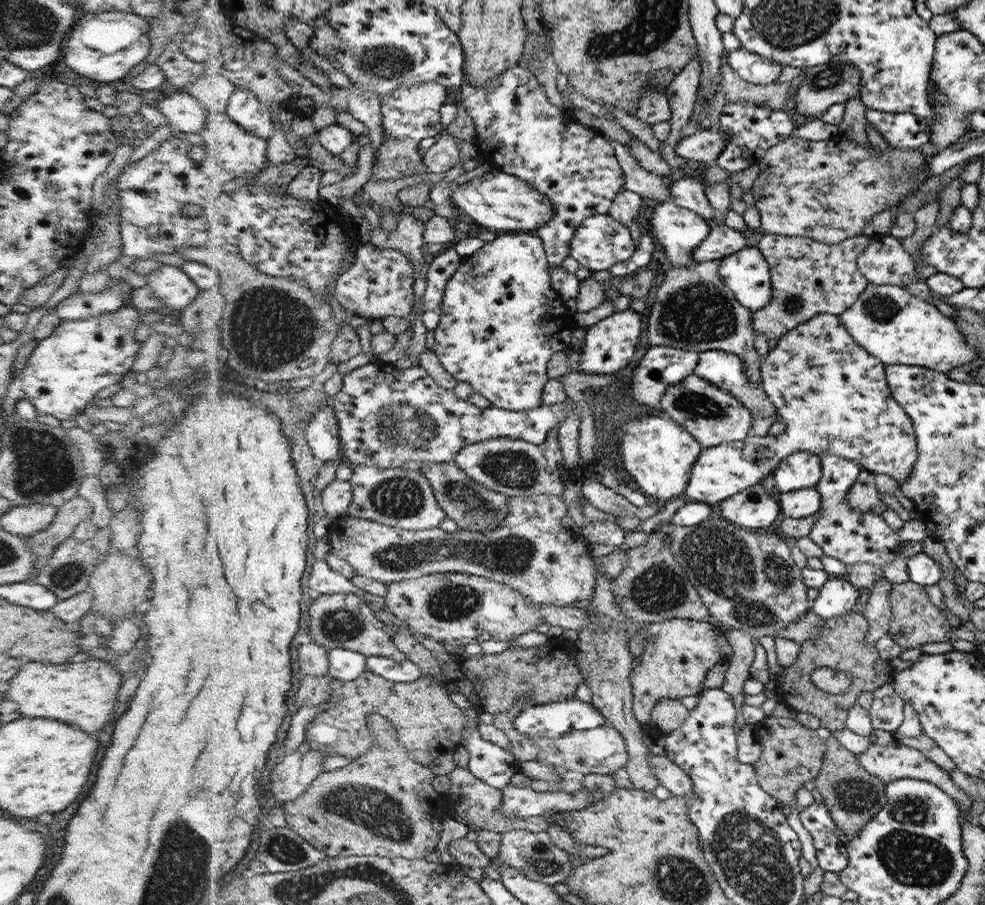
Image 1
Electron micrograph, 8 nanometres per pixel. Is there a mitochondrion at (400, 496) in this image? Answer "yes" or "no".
yes

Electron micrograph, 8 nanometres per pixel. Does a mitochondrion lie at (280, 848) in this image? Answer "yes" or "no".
yes

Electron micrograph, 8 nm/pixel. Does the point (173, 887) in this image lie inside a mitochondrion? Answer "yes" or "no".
yes

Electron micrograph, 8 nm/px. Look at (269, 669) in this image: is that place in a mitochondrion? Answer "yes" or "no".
no

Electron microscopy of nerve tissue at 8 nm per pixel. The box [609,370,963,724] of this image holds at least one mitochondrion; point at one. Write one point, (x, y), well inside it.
(727, 567)

